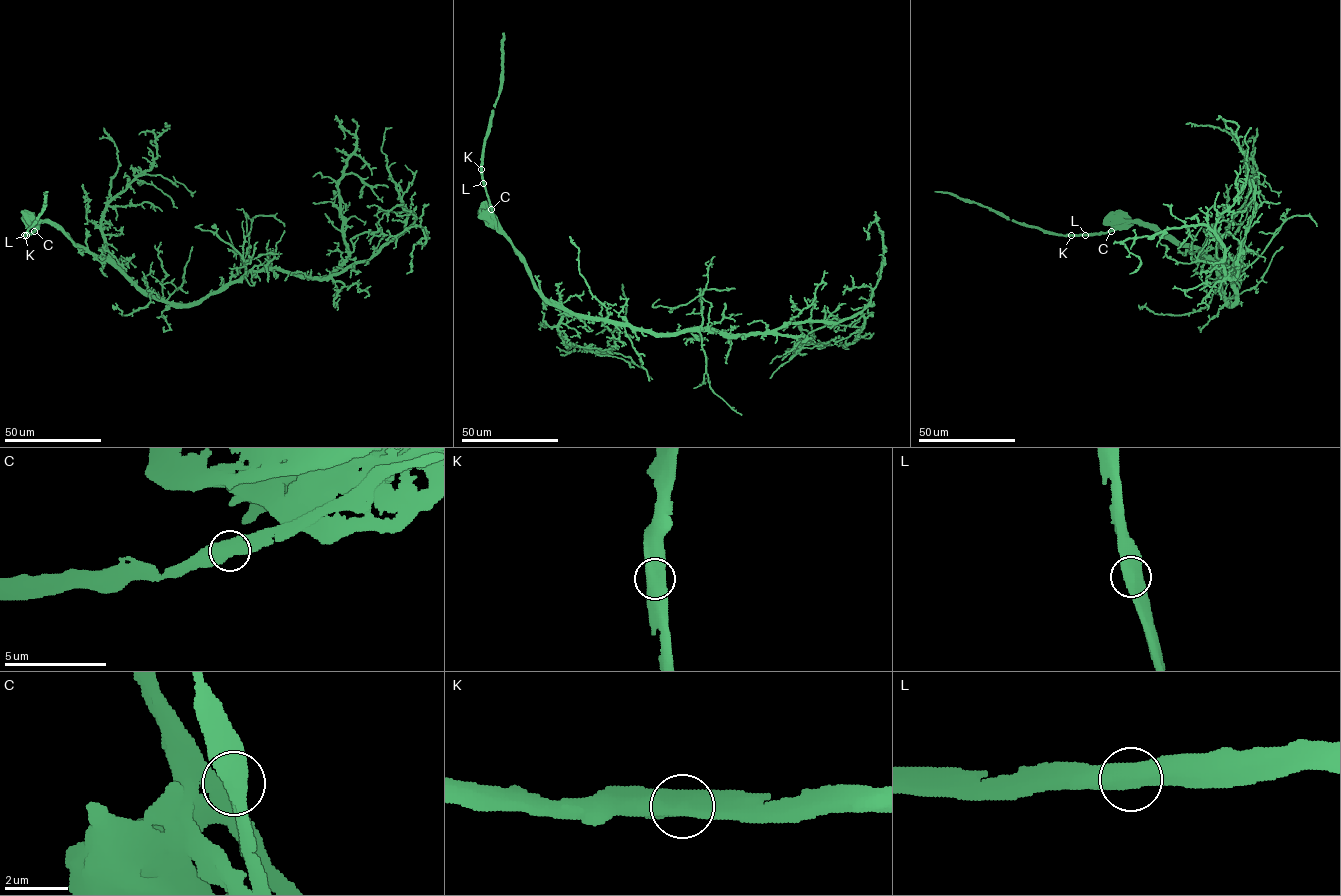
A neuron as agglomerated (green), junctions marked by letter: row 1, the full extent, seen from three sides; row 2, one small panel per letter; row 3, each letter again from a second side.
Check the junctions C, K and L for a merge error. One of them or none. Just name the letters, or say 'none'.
none

